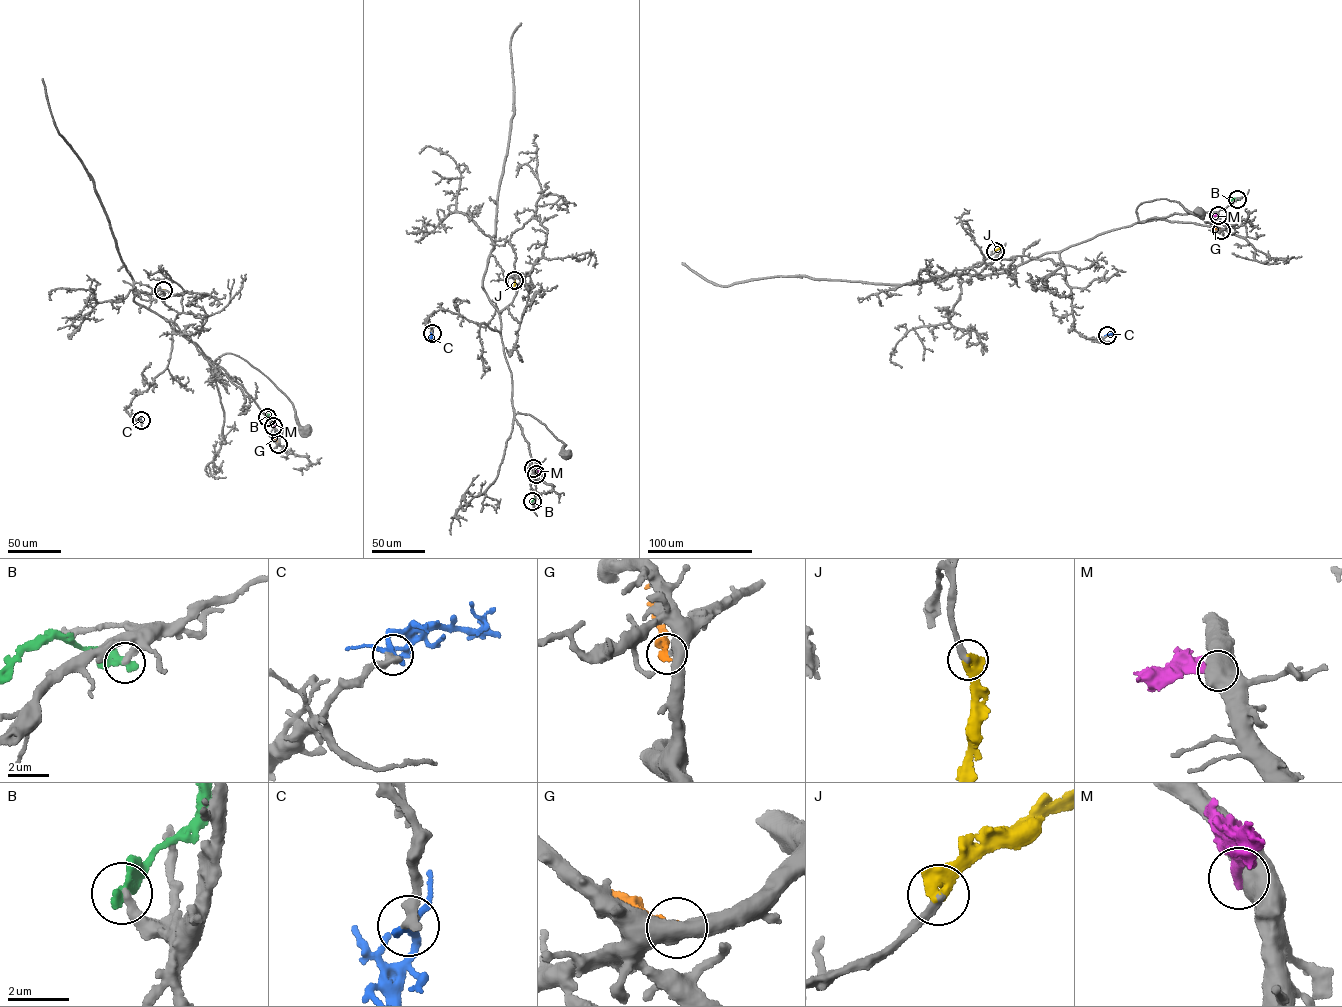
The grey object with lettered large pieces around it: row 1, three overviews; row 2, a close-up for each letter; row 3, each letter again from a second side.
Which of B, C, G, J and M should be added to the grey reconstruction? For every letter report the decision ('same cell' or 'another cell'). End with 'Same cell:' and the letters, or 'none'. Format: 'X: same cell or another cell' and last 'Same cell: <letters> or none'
B: another cell
C: another cell
G: another cell
J: same cell
M: another cell
Same cell: J

